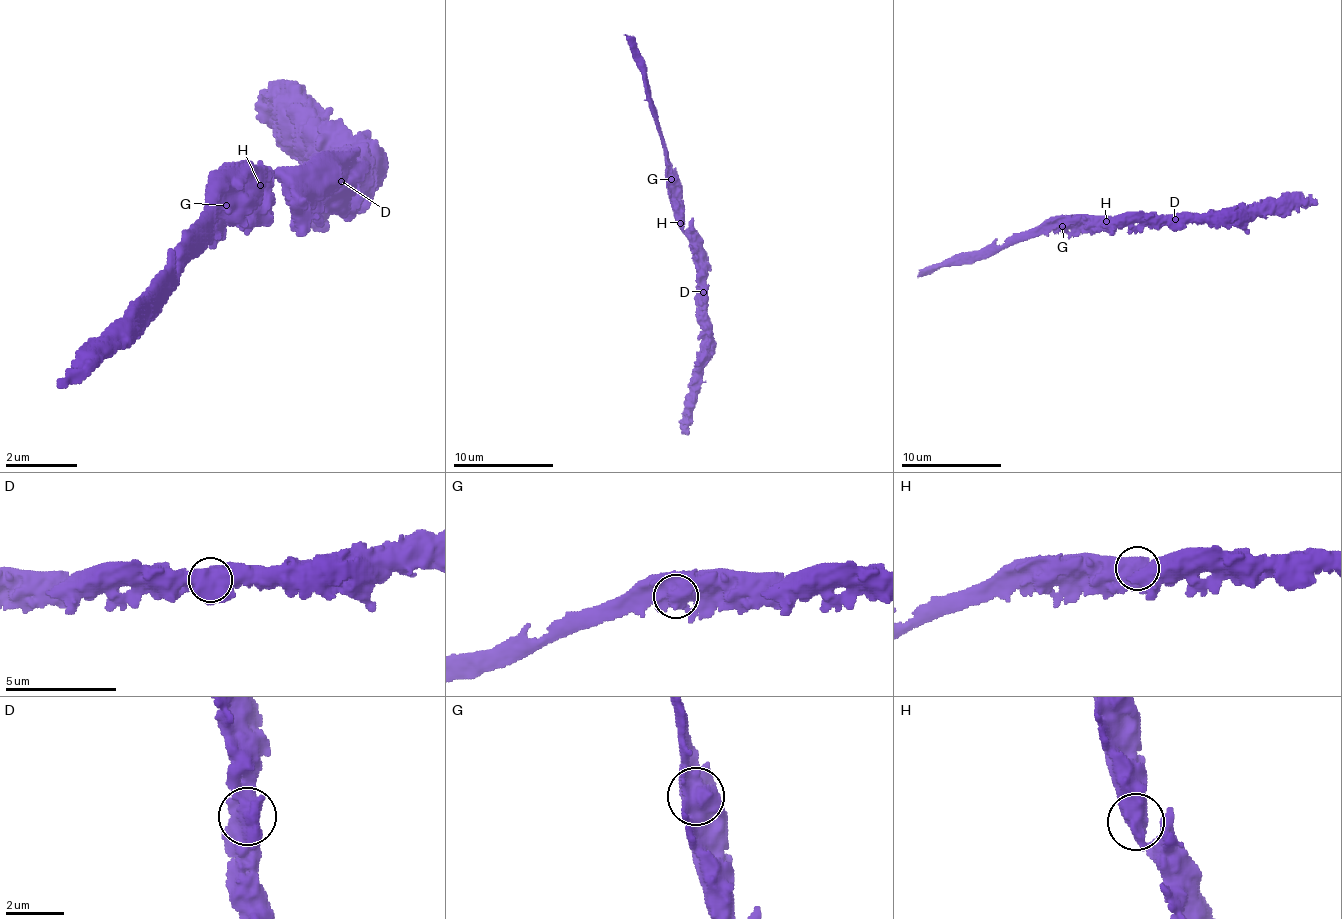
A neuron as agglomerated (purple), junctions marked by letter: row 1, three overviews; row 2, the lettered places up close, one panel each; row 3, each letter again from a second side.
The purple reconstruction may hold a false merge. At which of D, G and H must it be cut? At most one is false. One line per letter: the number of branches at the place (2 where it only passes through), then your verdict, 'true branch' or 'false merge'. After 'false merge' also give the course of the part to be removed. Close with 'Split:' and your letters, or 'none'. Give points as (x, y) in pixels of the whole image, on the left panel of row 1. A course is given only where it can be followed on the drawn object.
D: 3 | true branch
G: 3 | true branch
H: 3 | true branch
Split: none

